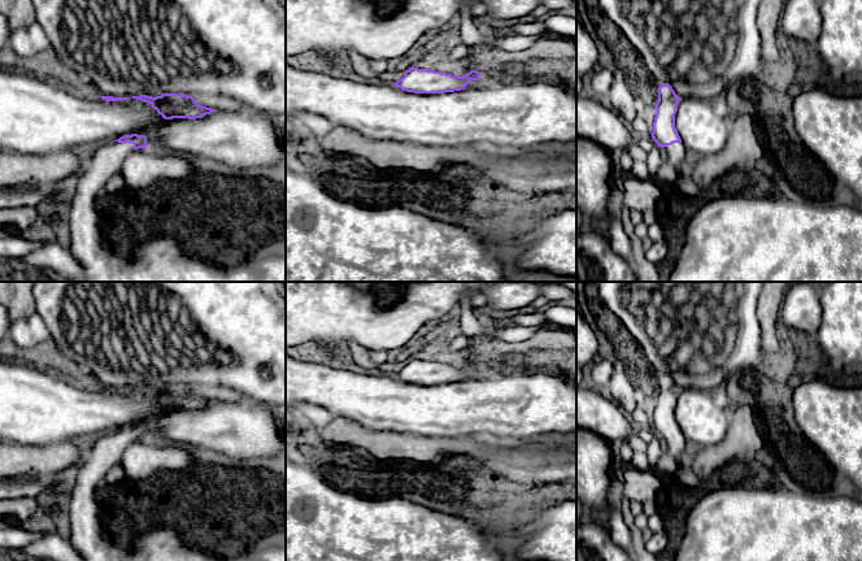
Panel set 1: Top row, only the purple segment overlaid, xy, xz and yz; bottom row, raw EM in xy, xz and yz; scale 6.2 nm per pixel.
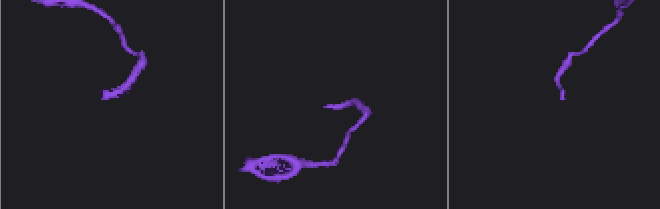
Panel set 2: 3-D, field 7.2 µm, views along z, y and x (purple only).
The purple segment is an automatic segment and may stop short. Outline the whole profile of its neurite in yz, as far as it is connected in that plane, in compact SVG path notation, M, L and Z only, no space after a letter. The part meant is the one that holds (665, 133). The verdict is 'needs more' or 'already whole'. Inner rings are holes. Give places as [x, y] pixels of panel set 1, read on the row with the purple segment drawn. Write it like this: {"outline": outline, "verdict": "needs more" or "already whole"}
{"outline": "M669 83L657 84L658 101L652 138L662 149L663 157L676 169L685 158L687 148L675 127L675 114L680 97Z", "verdict": "needs more"}

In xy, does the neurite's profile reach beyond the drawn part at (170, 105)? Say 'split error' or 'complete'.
complete

